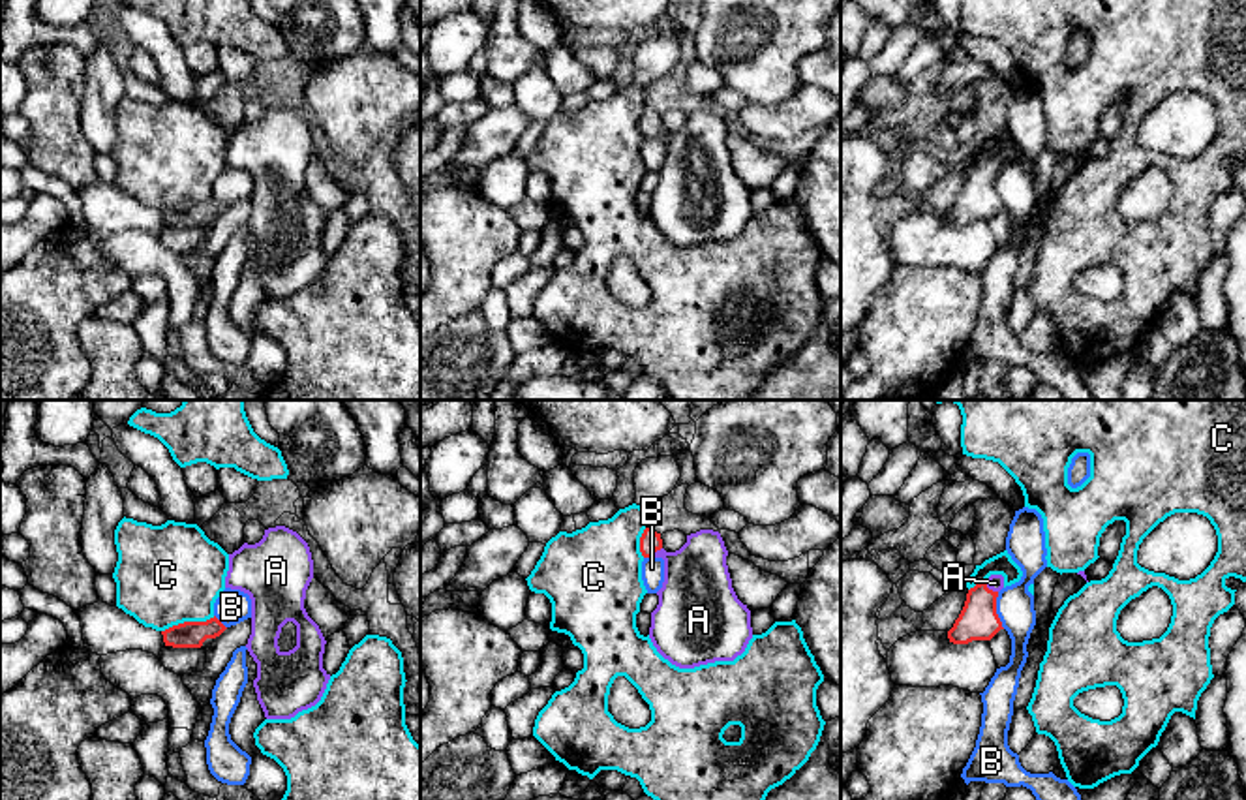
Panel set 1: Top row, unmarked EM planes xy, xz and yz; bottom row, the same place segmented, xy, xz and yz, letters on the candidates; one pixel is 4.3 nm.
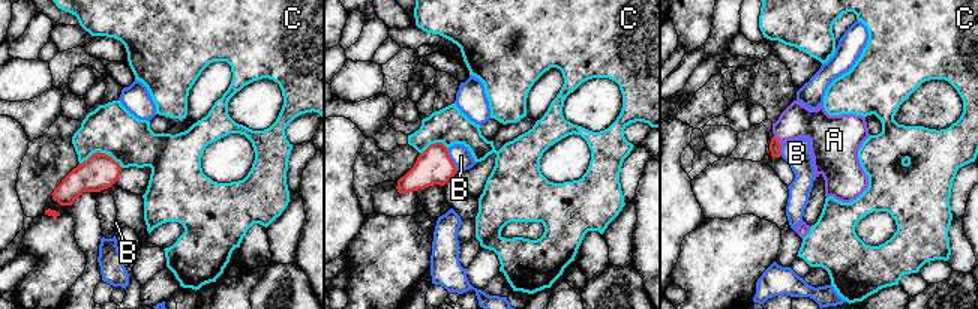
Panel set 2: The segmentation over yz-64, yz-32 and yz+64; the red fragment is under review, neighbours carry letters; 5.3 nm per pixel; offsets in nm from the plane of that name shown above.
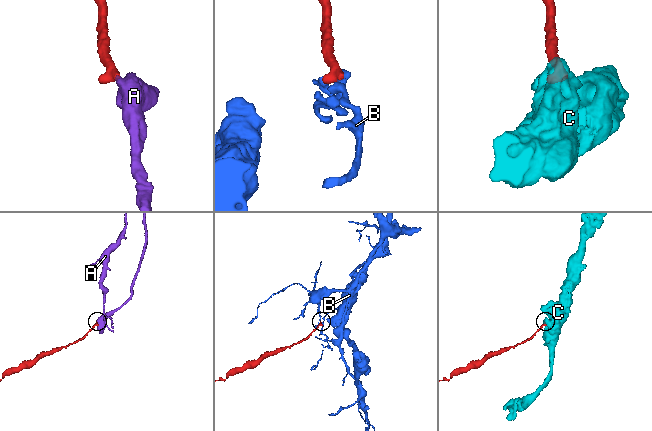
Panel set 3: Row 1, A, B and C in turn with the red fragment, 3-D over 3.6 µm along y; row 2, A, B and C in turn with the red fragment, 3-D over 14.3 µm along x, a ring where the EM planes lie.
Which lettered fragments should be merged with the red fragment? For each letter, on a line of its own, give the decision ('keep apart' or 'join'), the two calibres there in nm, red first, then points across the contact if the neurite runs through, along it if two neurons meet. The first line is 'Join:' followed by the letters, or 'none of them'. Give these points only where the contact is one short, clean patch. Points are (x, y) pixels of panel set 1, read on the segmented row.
Join: A
A: join; 170 nm thick on the red side, 70 nm on the other; runs through yz (978, 620), (980, 601), (991, 590), (995, 583)
B: keep apart; 170 nm thick on the red side, 160 nm on the other; border along yz (997, 592), (997, 616), (1004, 628)
C: keep apart; 110 nm thick on the red side, 440 nm on the other; border along xy (214, 616), (179, 622), (162, 631)

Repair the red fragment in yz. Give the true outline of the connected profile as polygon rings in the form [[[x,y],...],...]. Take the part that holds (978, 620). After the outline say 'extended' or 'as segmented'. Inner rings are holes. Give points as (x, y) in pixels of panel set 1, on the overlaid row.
[[[991,575],[985,582],[968,590],[965,607],[948,631],[953,644],[968,644],[972,640],[991,640],[1002,627],[996,614],[996,597],[1004,588],[1002,575]]]; extended

